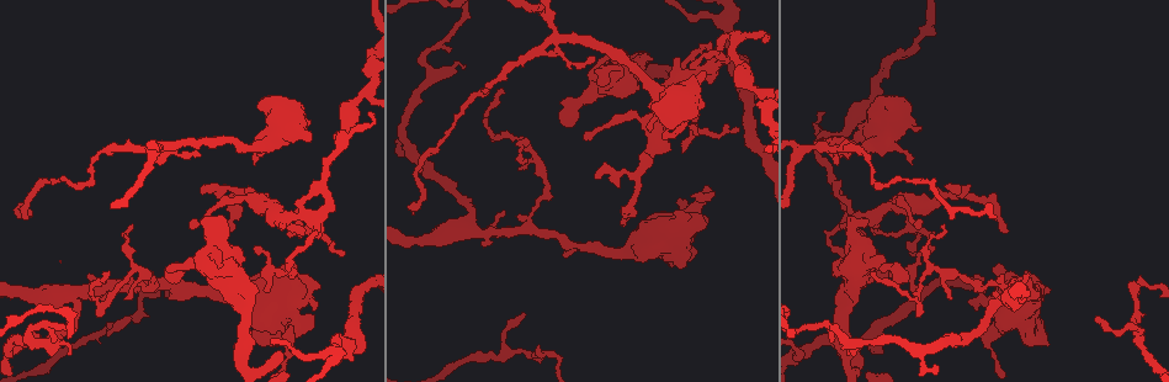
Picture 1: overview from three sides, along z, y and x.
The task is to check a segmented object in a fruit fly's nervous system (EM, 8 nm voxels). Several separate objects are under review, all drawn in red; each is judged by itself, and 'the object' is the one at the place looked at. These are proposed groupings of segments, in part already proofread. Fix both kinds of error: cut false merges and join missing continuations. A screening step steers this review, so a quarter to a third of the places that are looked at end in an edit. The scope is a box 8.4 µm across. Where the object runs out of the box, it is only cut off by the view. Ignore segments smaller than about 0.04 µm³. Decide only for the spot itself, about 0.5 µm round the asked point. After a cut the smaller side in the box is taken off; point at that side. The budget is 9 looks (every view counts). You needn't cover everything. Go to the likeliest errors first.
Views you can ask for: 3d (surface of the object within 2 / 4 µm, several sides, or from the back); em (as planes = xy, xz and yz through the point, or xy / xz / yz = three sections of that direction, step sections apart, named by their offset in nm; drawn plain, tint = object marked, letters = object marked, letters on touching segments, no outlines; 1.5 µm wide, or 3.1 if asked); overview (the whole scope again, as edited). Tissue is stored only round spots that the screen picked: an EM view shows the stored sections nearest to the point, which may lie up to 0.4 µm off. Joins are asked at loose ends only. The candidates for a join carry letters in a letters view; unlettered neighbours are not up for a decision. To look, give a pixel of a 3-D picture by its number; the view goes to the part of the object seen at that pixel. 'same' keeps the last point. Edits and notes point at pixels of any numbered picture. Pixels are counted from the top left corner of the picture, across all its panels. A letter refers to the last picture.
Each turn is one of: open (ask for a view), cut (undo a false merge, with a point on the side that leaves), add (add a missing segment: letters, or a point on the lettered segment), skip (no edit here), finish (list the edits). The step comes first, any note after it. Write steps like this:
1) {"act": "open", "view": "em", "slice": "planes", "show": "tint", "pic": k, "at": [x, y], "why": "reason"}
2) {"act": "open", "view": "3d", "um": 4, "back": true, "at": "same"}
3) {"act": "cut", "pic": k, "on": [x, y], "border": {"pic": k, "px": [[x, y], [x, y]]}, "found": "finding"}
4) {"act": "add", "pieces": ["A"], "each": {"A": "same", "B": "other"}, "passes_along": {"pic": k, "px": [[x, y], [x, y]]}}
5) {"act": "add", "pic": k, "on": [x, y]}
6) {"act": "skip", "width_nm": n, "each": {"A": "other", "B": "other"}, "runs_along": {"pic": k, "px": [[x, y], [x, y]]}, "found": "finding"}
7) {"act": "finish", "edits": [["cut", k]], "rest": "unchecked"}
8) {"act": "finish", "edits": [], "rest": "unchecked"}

{"act": "open", "view": "em", "slice": "planes", "show": "letters", "pic": 1, "at": [466, 67], "why": "branch stops here"}

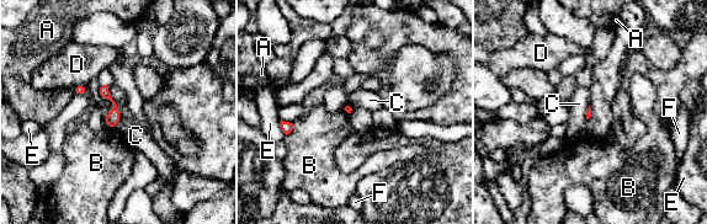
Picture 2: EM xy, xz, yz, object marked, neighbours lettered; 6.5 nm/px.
{"act": "skip", "each": {"A": "other", "B": "other", "C": "other", "D": "other", "E": "other", "F": "other"}, "border": {"pic": 2, "px": [[107, 86], [120, 112], [120, 121]]}, "found": "none of them fits"}

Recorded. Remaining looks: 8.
{"act": "open", "view": "em", "slice": "yz", "step": 8, "show": "letters", "pic": 1, "at": [840, 156], "why": "thin end"}

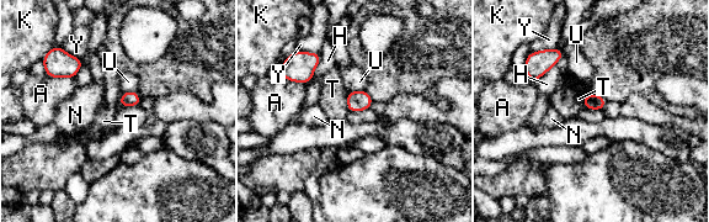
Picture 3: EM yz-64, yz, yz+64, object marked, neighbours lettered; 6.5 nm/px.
{"act": "skip", "each": {"A": "other", "H": "other", "K": "other", "N": "other", "T": "other", "U": "other", "Y": "other"}, "border": {"pic": 3, "px": [[347, 93], [347, 109], [350, 111]]}, "found": "no lettered segment goes on from it"}

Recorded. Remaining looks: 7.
{"act": "open", "view": "3d", "um": 4, "pic": 1, "at": [527, 228], "why": "sharp bend"}

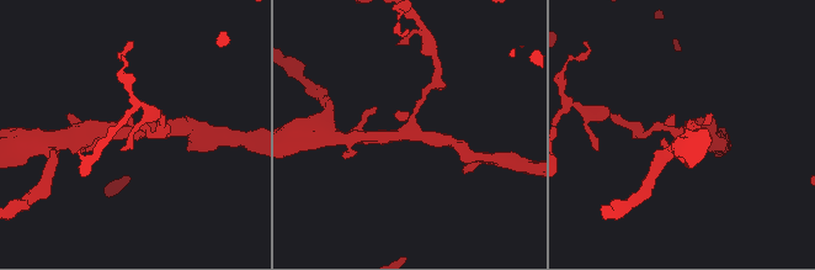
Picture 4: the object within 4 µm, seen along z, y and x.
{"act": "open", "view": "em", "slice": "planes", "show": "letters", "pic": 4, "at": [412, 131], "arms": 3}

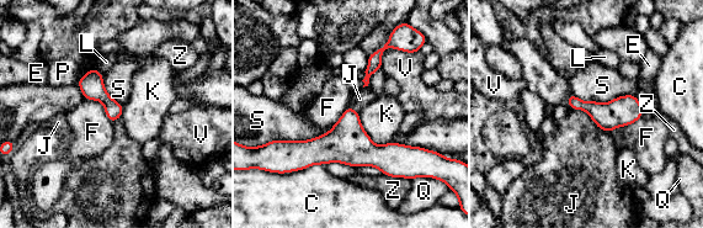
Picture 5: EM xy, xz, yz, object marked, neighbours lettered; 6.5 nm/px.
{"act": "skip", "width_nm": 190, "each": {"C": "other", "E": "other", "F": "other", "J": "other", "K": "other", "L": "other", "P": "other", "Q": "other", "S": "other", "V": "other", "Z": "other"}, "border": {"pic": 5, "px": [[331, 128], [309, 139], [266, 143]]}, "found": "one neuron here"}

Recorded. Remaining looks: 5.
{"act": "open", "view": "3d", "um": 2, "pic": 1, "at": [911, 290], "why": "free end"}

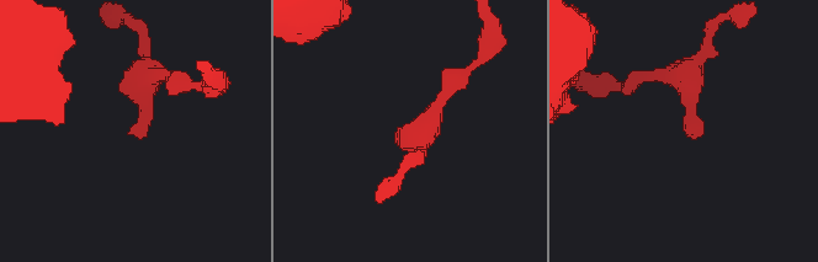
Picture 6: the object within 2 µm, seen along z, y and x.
{"act": "open", "view": "em", "slice": "planes", "show": "letters", "pic": 6, "at": [689, 137]}

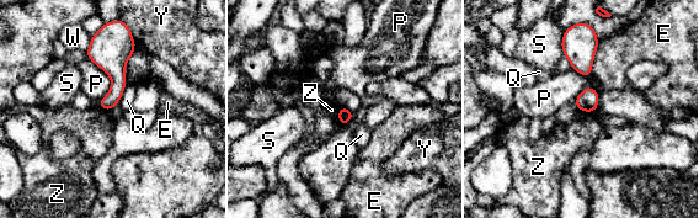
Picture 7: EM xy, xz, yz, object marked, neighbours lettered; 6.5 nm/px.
{"act": "skip", "width_nm": 90, "each": {"E": "other", "P": "other", "Q": "other", "S": "other", "W": "other", "Y": "other", "Z": "other"}, "border": {"pic": 7, "px": [[341, 105], [337, 120], [343, 126]]}, "found": "none of them fits"}

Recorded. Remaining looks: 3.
{"act": "finish", "edits": [], "rest": "unchecked"}

